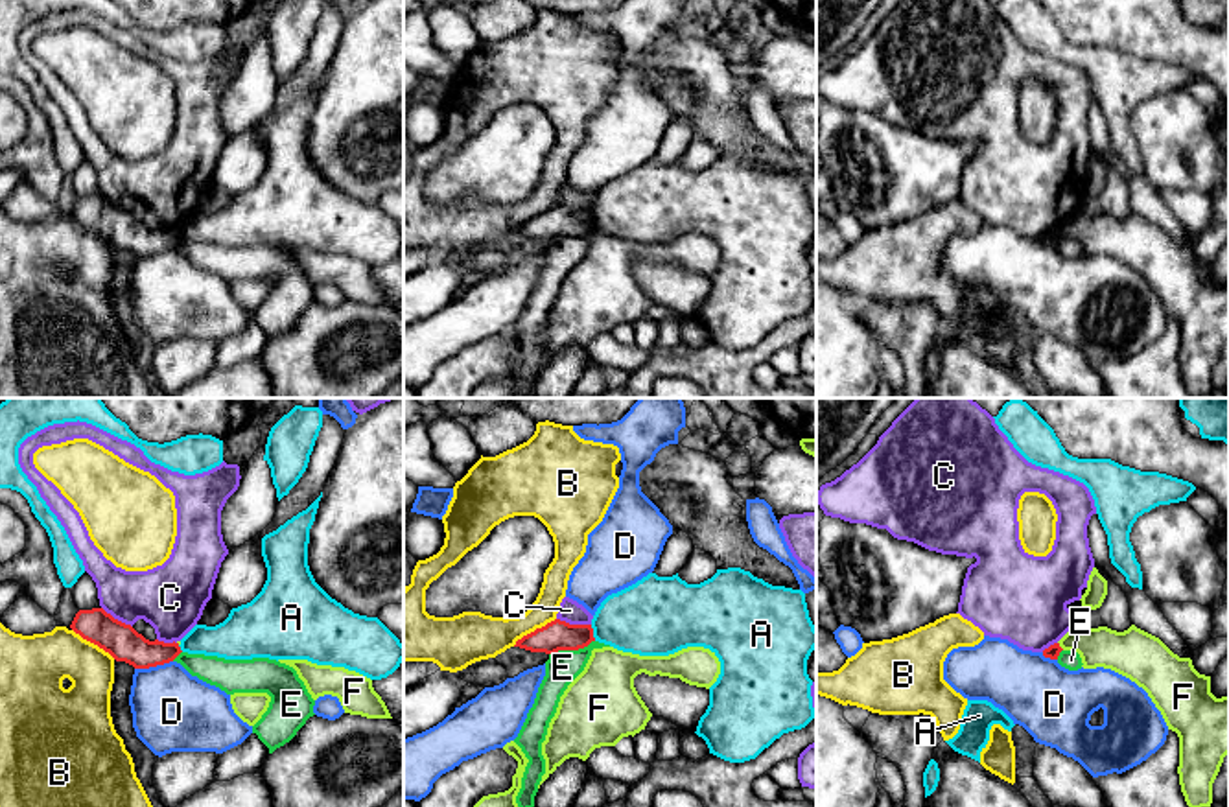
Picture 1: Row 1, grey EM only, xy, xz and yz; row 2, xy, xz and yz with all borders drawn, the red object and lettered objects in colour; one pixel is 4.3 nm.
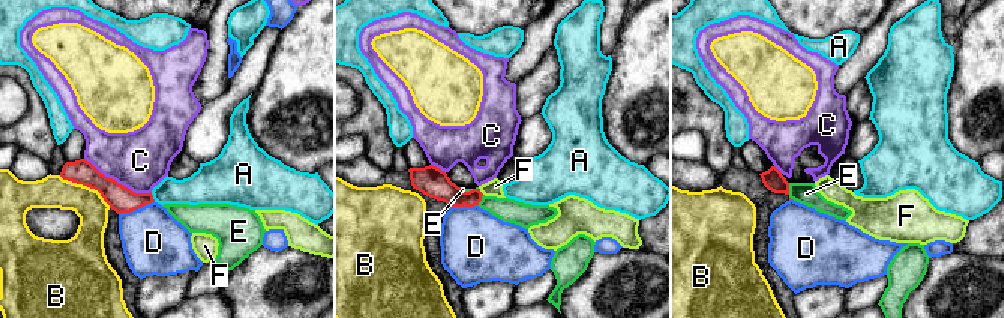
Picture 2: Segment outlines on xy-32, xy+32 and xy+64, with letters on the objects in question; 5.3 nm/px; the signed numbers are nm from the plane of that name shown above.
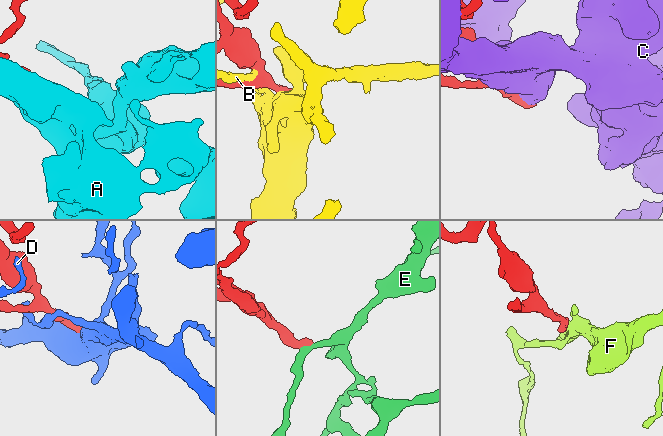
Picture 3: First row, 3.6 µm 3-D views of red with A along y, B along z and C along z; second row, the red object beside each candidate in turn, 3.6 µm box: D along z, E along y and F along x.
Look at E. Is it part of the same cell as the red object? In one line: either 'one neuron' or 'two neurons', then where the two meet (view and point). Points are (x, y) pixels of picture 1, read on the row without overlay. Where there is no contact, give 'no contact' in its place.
two neurons | xz (572, 236)

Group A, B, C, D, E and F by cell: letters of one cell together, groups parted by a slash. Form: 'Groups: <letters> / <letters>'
Groups: A / B / C / D / E / F

